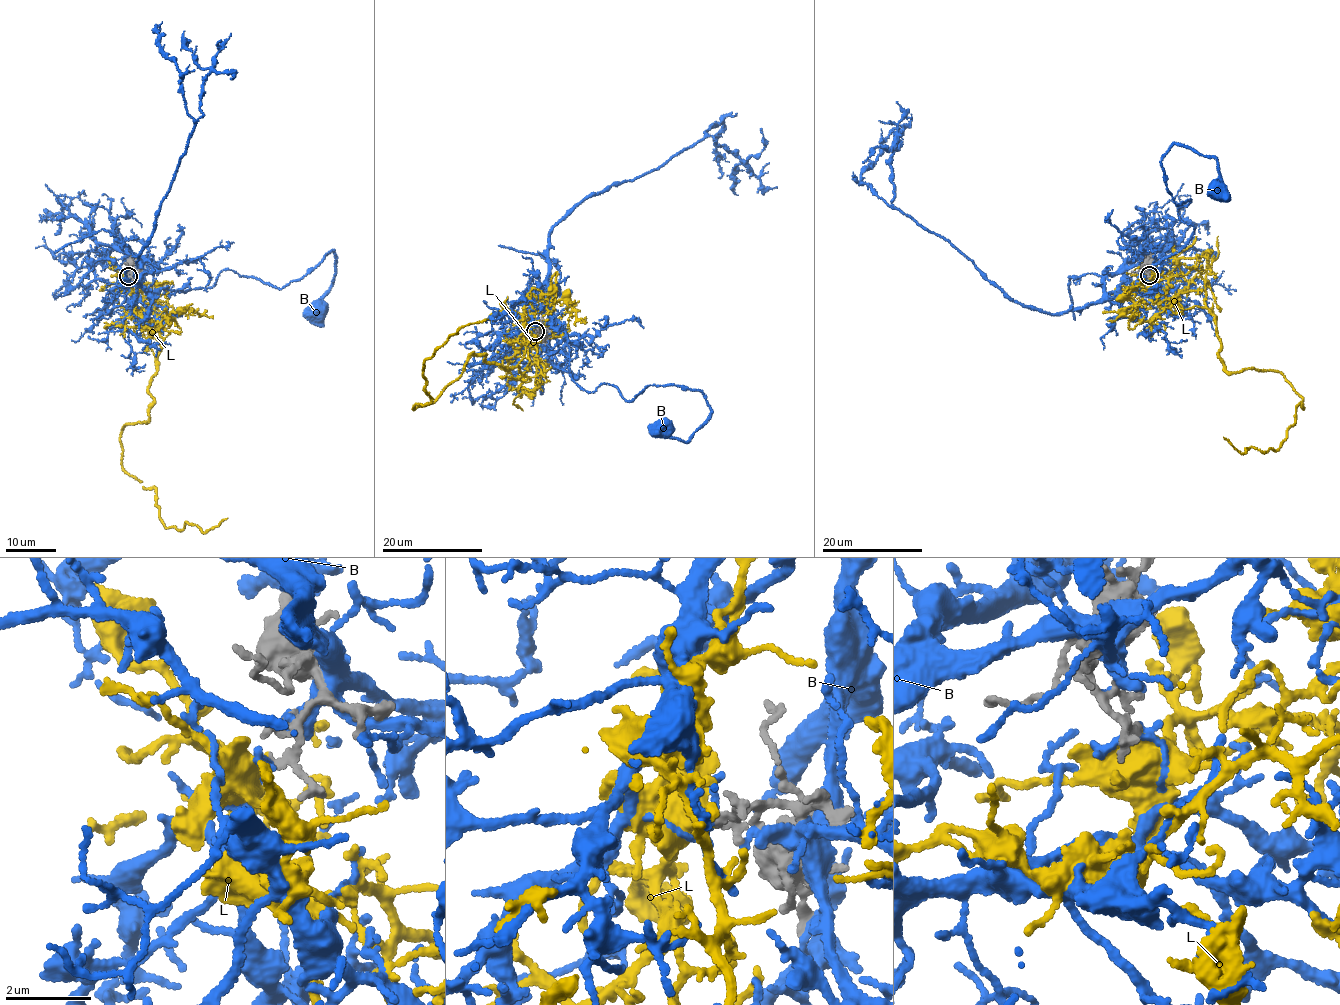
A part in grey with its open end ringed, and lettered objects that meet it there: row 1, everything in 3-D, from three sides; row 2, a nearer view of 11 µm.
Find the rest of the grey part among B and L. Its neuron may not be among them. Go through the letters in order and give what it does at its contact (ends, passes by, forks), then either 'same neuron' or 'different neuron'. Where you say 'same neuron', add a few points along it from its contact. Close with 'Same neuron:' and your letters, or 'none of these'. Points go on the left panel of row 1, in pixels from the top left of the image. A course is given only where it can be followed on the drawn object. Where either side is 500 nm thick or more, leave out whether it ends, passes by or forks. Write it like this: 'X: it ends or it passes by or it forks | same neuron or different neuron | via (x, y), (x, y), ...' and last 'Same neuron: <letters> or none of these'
B: it ends | different neuron
L: same neuron | via (128, 276), (116, 302), (159, 326), (160, 350), (122, 467), (154, 488), (166, 527), (227, 518)
Same neuron: L

